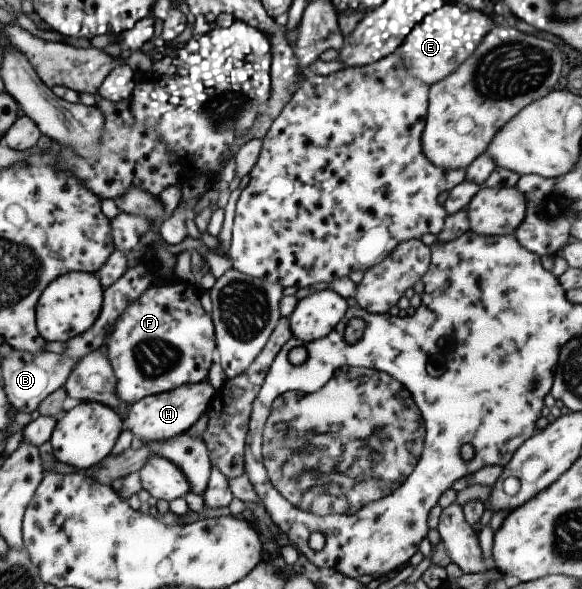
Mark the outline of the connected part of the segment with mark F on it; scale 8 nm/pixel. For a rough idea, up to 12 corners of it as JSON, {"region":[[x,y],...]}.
{"region":[[197,284],[149,287],[105,345],[127,405],[207,380]]}

